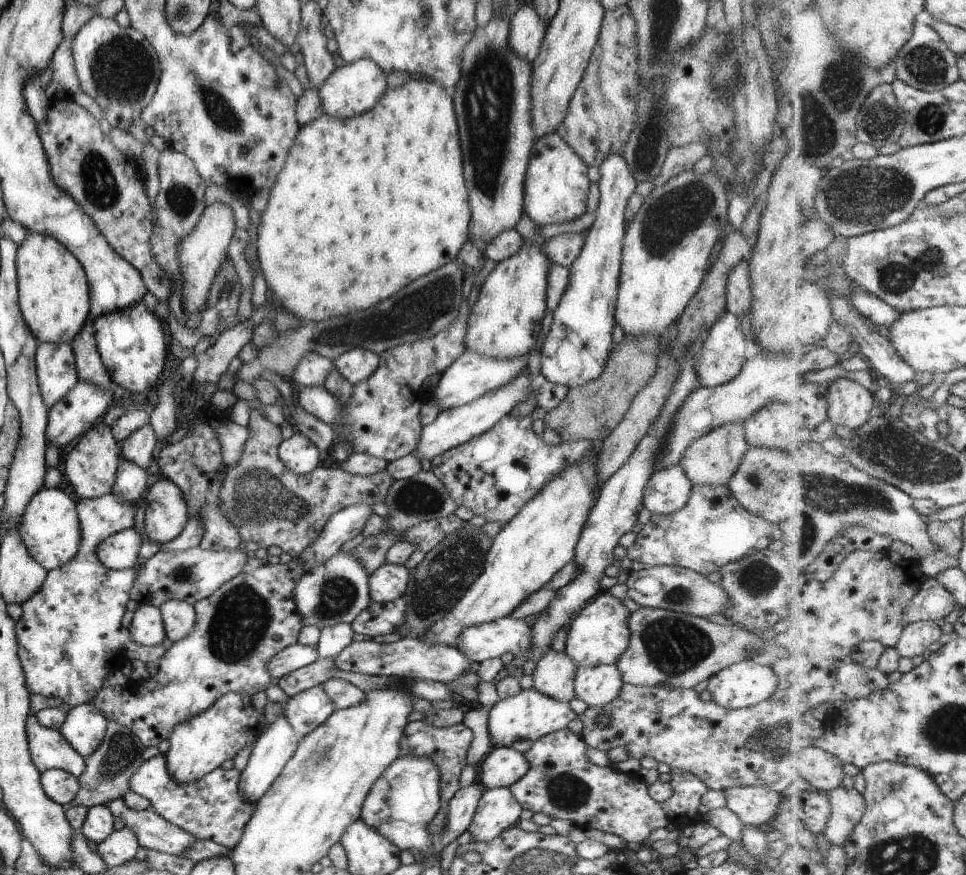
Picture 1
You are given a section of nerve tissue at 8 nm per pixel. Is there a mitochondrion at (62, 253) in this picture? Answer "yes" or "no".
no

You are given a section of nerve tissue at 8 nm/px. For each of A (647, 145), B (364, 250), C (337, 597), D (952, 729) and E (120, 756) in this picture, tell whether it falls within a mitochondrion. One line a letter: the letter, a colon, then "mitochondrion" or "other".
A: mitochondrion
B: other
C: mitochondrion
D: mitochondrion
E: mitochondrion

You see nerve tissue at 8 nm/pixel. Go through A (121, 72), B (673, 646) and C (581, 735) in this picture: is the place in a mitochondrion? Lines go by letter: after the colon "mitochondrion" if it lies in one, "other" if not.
A: mitochondrion
B: mitochondrion
C: other

